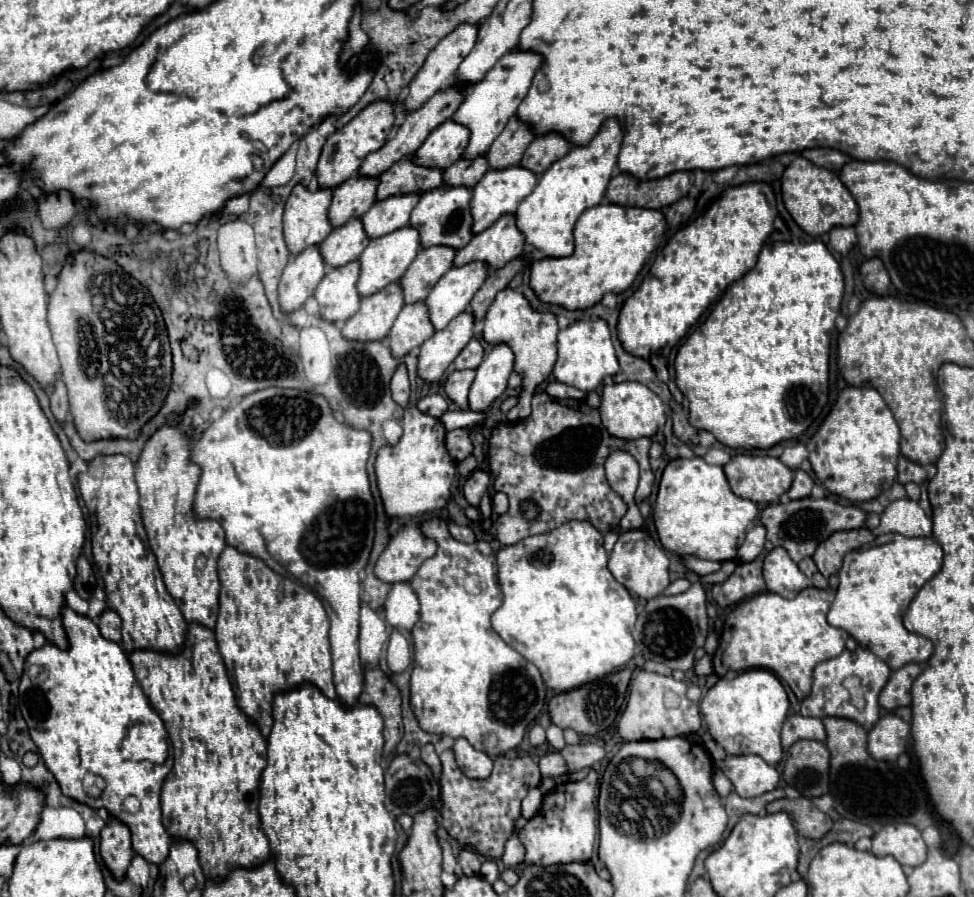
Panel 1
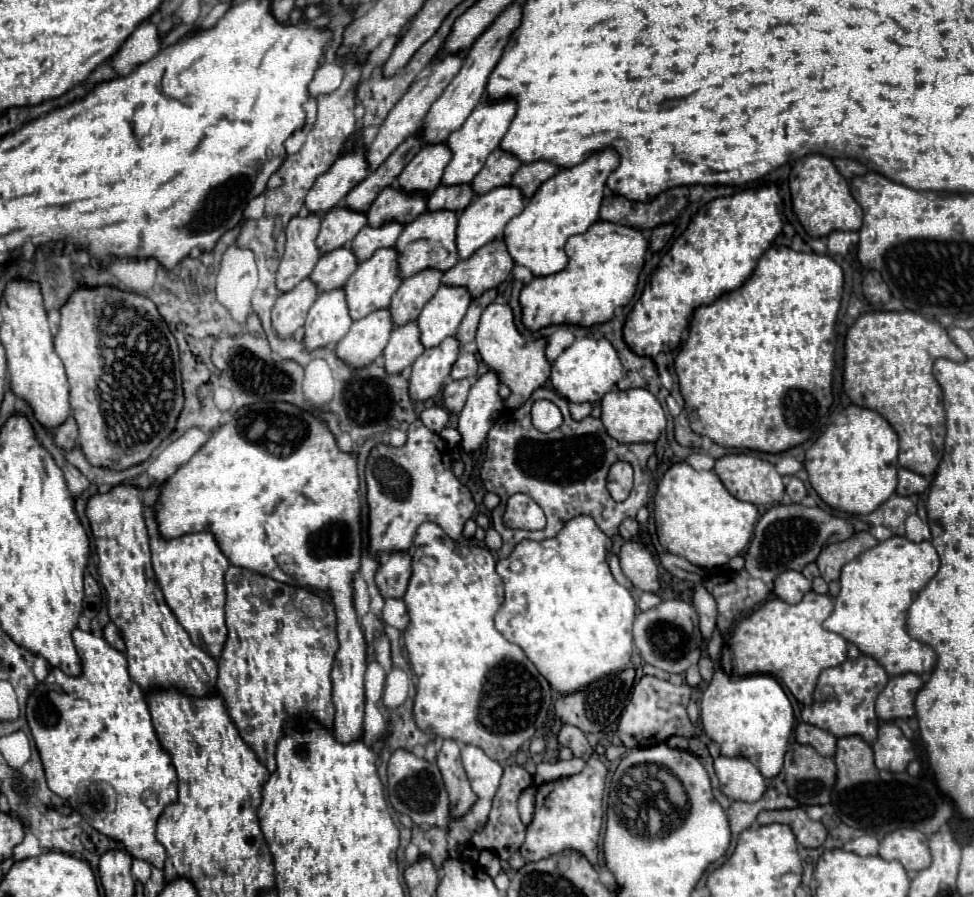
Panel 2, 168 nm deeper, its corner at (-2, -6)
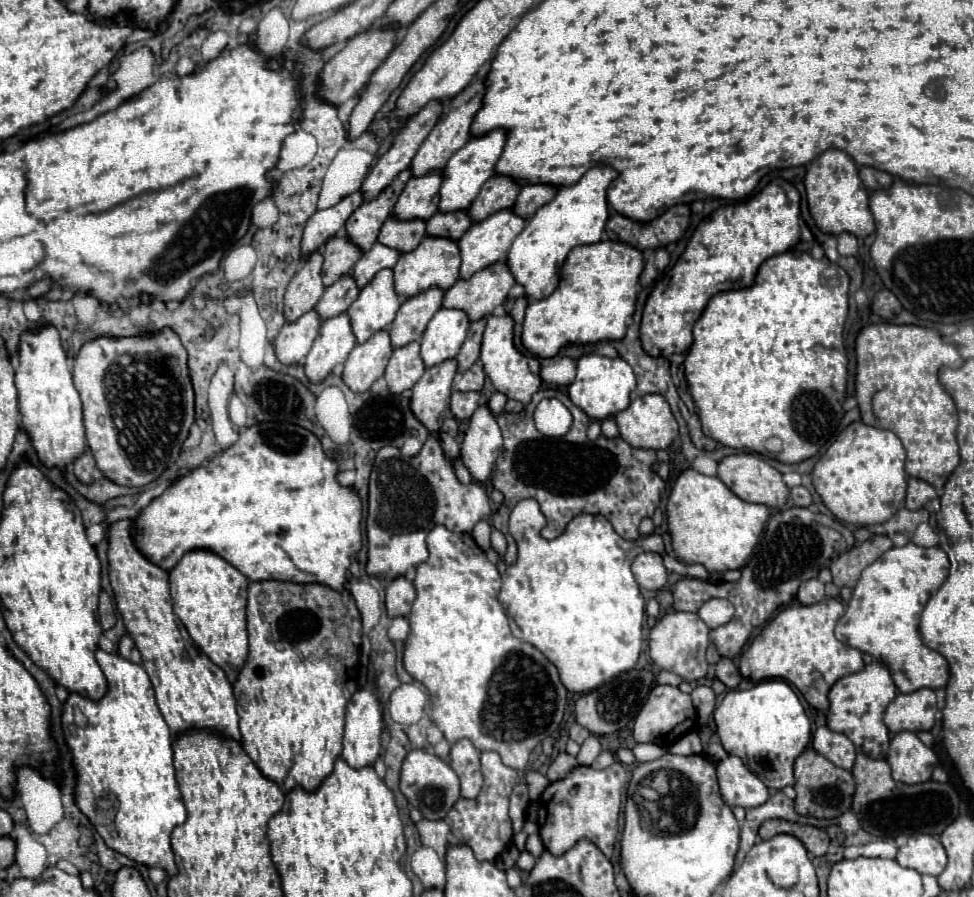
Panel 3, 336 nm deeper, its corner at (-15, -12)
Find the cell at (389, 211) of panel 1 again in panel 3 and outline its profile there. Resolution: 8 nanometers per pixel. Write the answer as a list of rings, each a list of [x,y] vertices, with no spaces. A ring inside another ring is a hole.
[[[379,242],[373,244],[373,248],[369,252],[365,252],[359,258],[359,262],[355,264],[355,268],[353,268],[353,276],[355,276],[355,282],[359,284],[359,288],[363,288],[365,284],[369,284],[379,270],[393,268],[395,262],[397,262],[397,258],[399,258],[397,250],[387,248],[387,246],[379,244]]]

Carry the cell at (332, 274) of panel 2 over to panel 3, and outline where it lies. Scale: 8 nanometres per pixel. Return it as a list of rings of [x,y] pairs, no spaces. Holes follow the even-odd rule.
[[[343,276],[333,286],[325,288],[325,294],[321,296],[321,300],[315,306],[315,312],[321,320],[335,318],[347,312],[347,308],[357,300],[357,296],[359,296],[359,288],[355,280],[349,276]]]

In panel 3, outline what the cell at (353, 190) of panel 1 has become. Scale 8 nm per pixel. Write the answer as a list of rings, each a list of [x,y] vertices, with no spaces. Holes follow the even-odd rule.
[[[345,236],[331,238],[323,250],[323,286],[335,284],[339,276],[349,276],[357,264],[361,250]]]

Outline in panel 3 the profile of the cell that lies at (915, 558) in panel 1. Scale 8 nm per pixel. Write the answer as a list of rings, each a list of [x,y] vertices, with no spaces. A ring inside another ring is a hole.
[[[907,542],[905,546],[887,550],[861,572],[851,602],[835,626],[835,638],[873,656],[881,664],[887,664],[899,692],[945,688],[949,680],[949,664],[939,652],[923,646],[919,618],[929,596],[945,582],[947,572],[949,558],[939,546],[923,548]]]

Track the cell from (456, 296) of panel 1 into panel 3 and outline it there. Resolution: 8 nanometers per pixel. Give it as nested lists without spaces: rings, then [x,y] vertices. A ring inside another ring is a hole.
[[[441,308],[427,324],[421,340],[421,360],[425,368],[455,358],[467,338],[467,330],[469,318],[463,310]]]

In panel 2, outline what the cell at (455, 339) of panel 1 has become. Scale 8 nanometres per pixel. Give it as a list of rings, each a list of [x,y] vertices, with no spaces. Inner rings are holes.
[[[450,336],[446,342],[424,350],[422,356],[412,364],[410,376],[410,396],[412,400],[428,400],[438,394],[444,380],[450,376],[450,370],[458,358],[460,342]]]

